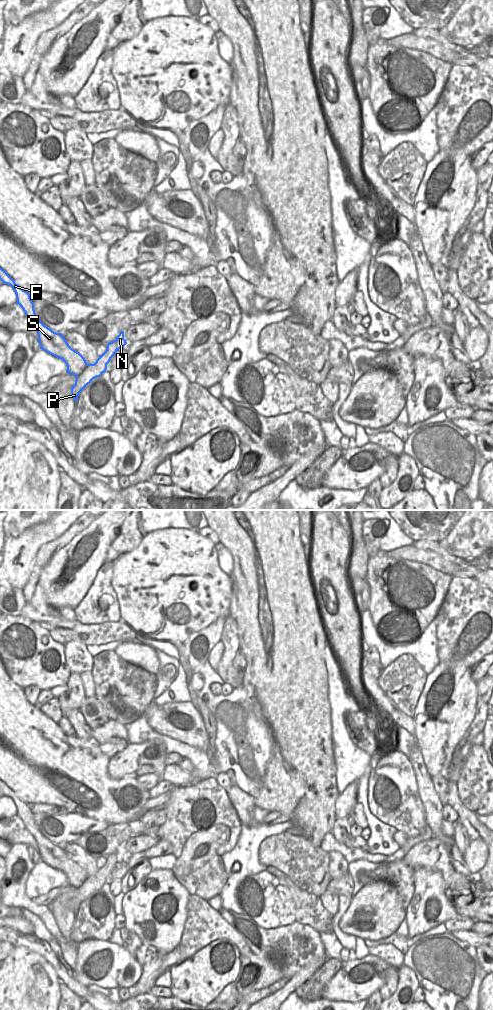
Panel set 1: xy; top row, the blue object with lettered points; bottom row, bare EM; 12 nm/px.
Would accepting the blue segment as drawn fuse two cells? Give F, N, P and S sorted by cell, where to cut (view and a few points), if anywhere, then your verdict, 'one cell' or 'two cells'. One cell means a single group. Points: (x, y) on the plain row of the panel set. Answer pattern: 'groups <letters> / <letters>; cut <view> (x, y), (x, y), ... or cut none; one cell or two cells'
groups F S / N P; cut xy (76, 887), (79, 887), (86, 897); two cells

